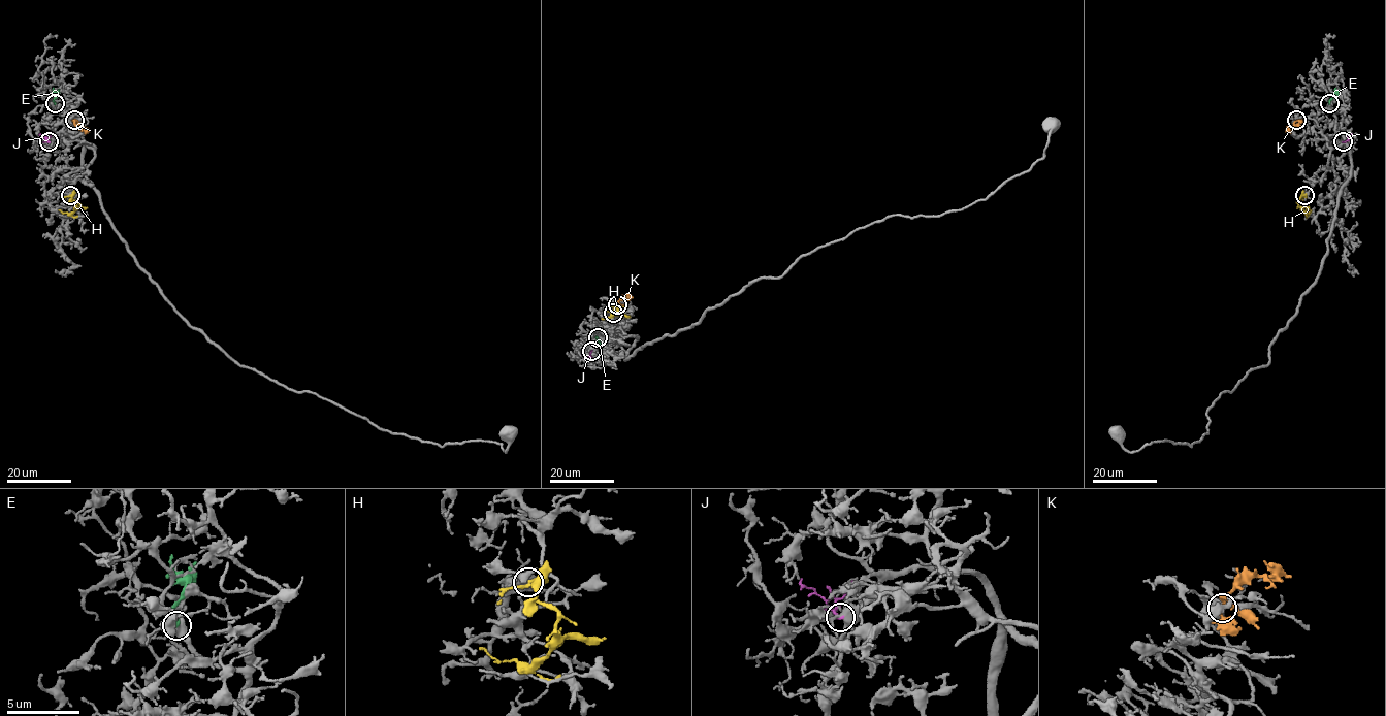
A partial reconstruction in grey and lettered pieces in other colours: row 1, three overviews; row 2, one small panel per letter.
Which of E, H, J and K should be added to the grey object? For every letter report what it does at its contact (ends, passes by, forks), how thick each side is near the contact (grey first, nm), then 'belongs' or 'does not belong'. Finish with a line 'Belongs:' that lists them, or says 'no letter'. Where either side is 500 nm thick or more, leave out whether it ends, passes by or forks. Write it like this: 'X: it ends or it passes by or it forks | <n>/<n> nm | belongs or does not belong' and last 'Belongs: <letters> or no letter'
E: it ends | 380/240 nm | does not belong
H: it forks | 340/320 nm | does not belong
J: it ends | 420/240 nm | does not belong
K: it passes by | 440/320 nm | does not belong
Belongs: no letter

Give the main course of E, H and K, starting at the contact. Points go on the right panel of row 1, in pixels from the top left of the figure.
E: (1329, 103), (1335, 88)
H: (1304, 195), (1298, 205), (1304, 213), (1310, 214), (1310, 209)
K: (1296, 120), (1287, 133)

